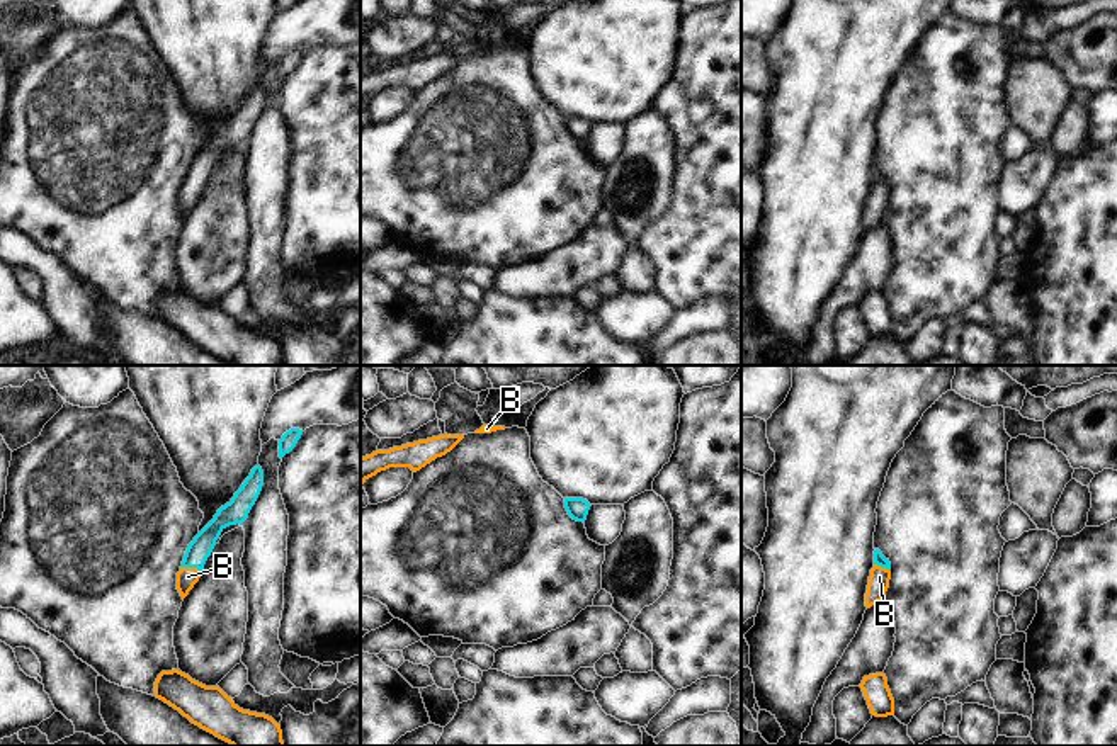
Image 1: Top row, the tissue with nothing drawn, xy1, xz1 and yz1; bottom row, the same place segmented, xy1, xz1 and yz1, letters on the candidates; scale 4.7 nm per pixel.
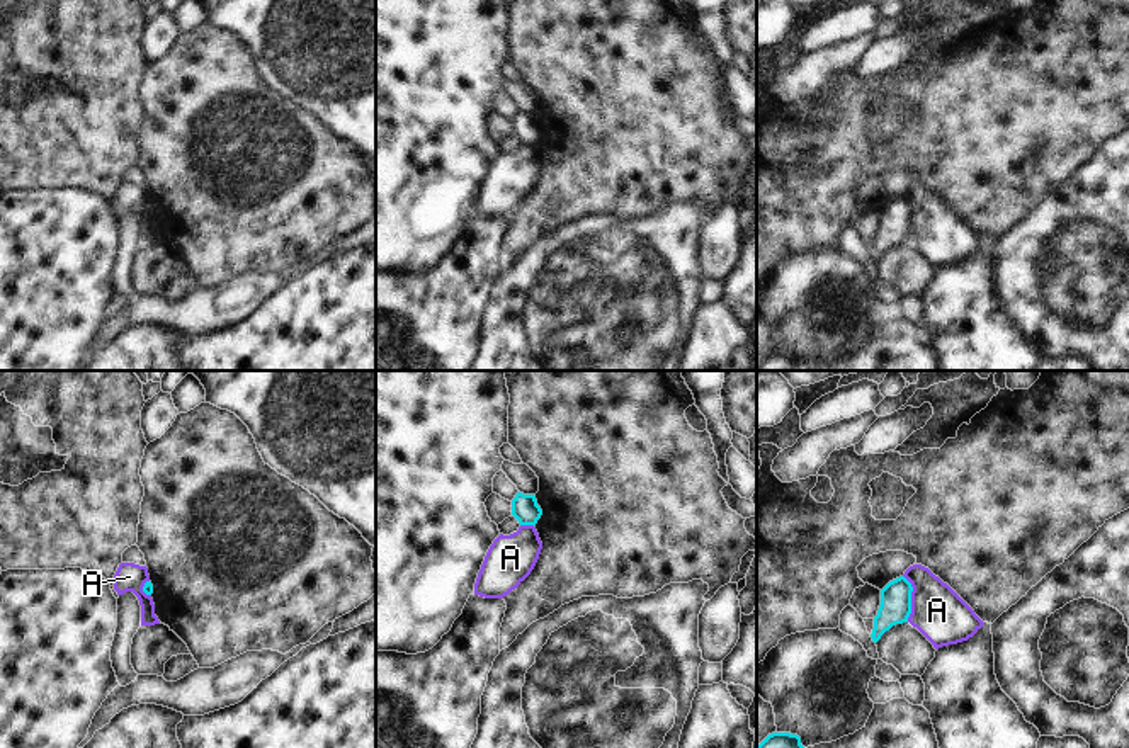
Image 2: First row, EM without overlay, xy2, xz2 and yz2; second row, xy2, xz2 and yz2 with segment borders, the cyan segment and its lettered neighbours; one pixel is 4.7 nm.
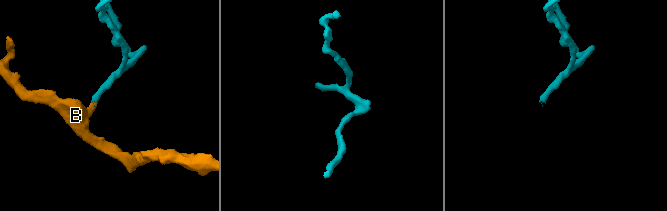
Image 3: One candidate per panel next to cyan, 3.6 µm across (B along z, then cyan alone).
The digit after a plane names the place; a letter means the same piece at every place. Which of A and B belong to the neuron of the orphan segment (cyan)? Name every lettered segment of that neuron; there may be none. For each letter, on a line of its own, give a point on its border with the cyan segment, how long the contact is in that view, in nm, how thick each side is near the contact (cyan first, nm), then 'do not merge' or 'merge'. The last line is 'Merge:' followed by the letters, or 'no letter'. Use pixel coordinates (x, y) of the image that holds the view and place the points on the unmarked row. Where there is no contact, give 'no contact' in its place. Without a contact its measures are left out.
A: contact yz2 (910, 218); length 220 nm; calibres 150 and 240 nm; do not merge
B: contact xy1 (191, 186); length 100 nm; calibres 110 and 100 nm; merge
Merge: B

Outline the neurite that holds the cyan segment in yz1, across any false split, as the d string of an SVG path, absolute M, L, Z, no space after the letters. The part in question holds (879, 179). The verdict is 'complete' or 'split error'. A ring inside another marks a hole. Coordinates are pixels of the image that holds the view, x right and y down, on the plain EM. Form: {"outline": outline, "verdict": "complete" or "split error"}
{"outline": "M879 168L874 170L874 187L870 189L865 226L870 228L881 221L889 207L891 199L891 182L882 175Z", "verdict": "split error"}

